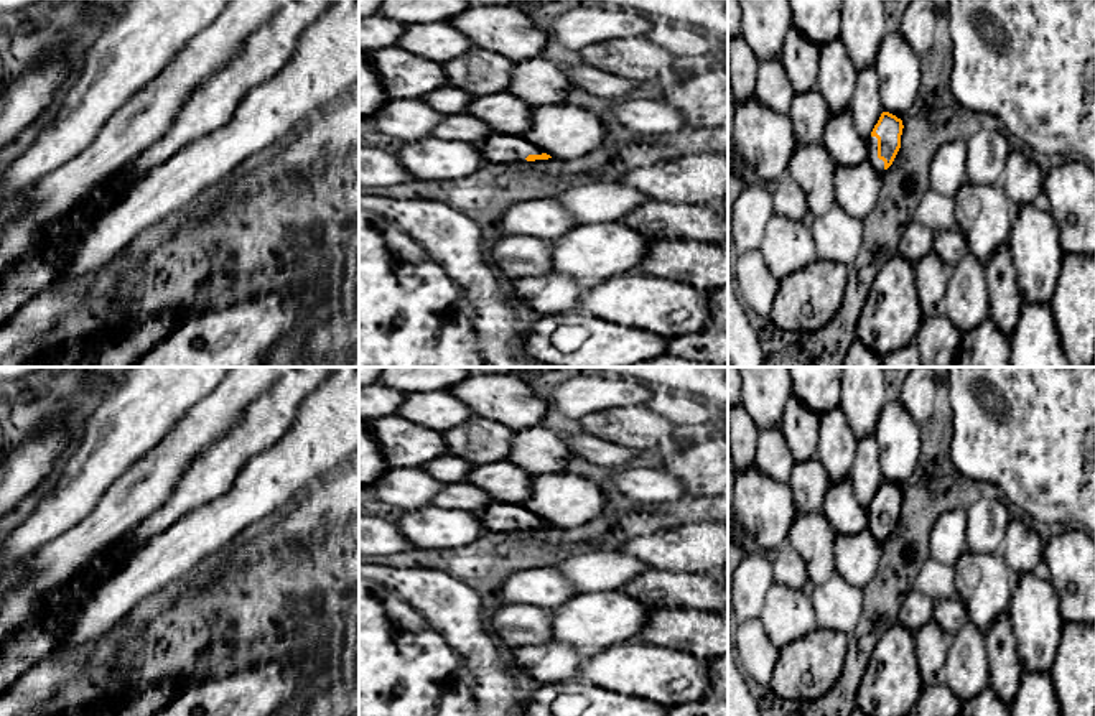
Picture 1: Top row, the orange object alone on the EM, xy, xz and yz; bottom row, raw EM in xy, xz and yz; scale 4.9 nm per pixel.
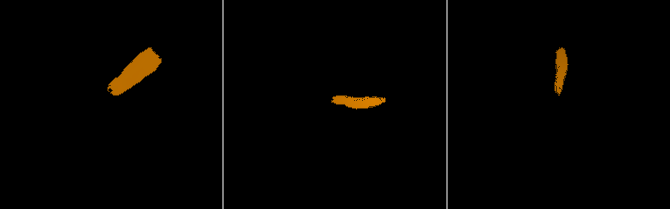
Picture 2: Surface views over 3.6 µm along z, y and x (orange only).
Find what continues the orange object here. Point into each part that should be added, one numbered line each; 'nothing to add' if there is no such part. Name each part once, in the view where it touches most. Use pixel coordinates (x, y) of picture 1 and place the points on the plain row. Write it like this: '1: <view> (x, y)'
1: yz (873, 527)

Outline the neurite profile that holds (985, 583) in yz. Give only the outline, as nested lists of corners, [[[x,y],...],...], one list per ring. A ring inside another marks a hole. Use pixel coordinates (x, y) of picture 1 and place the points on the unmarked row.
[[[965,550],[953,570],[957,596],[967,617],[985,632],[1008,611],[1016,576],[1001,553],[980,555]]]

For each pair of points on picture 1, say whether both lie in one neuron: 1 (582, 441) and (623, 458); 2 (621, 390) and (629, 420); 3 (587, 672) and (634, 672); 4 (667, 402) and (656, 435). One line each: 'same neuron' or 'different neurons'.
1: same neuron
2: different neurons
3: same neuron
4: different neurons

